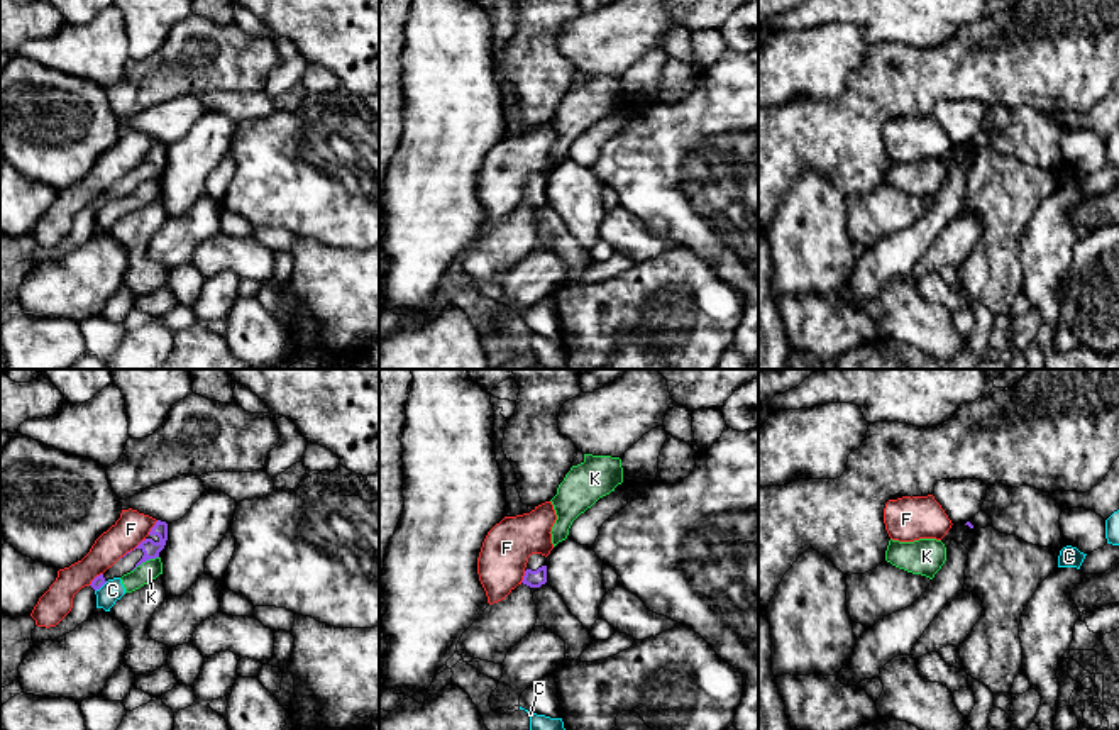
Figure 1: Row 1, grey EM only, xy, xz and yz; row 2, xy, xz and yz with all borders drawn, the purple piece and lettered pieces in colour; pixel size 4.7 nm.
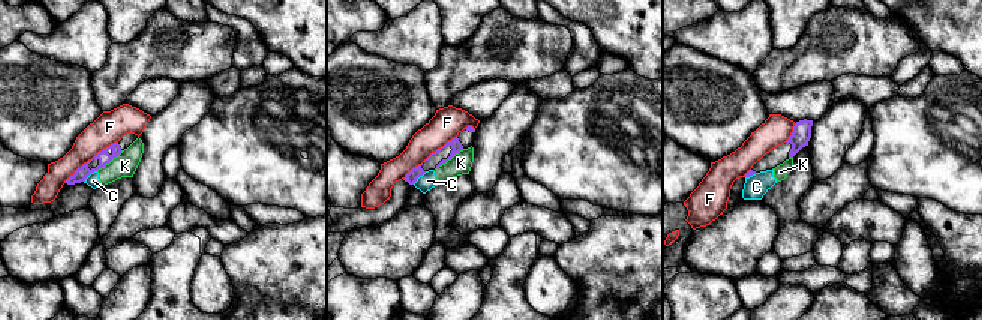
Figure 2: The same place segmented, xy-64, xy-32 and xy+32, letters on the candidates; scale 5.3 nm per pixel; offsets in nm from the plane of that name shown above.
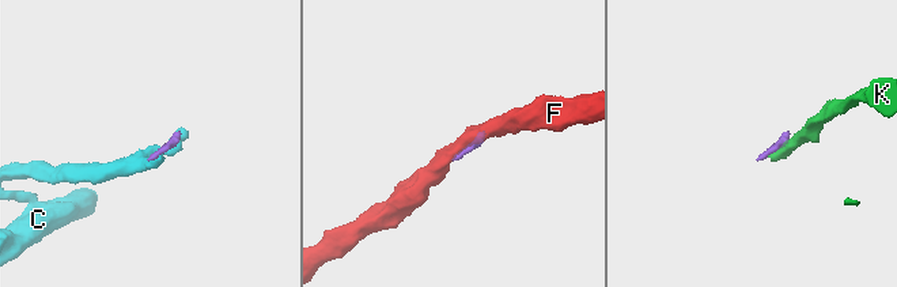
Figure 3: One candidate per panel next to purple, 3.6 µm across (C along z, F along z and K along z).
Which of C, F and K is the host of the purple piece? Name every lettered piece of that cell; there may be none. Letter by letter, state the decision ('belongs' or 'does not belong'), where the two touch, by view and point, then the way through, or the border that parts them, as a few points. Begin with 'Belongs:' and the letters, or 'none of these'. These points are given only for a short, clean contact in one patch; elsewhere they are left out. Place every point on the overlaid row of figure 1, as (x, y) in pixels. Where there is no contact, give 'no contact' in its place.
Belongs: none of these
C: does not belong; contact xy (100, 586); border xy (107, 581), (95, 591)
F: does not belong; contact xy (134, 549)
K: does not belong; contact xy (144, 561); border xy (158, 556), (143, 561), (132, 571)

